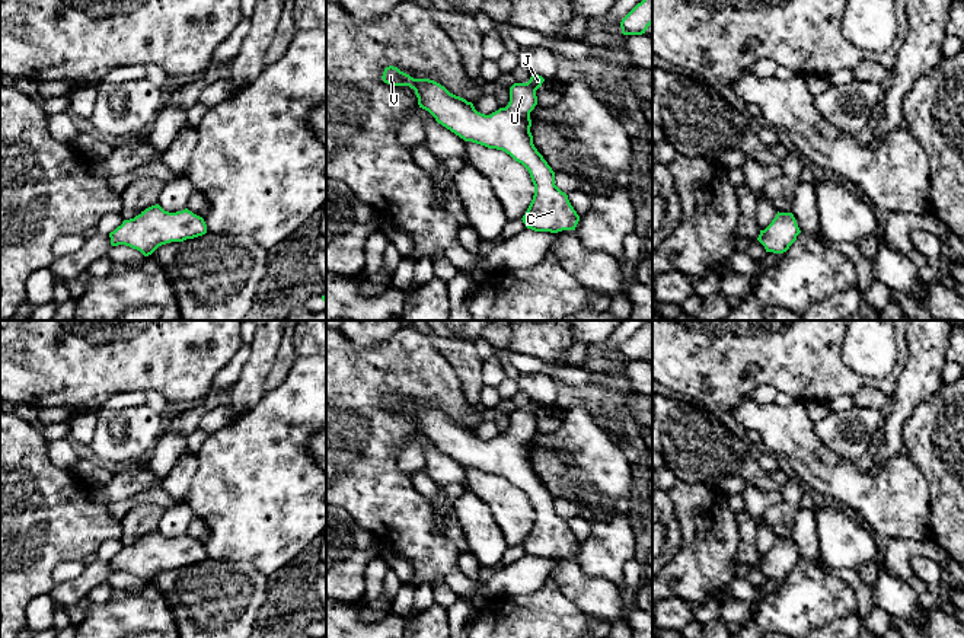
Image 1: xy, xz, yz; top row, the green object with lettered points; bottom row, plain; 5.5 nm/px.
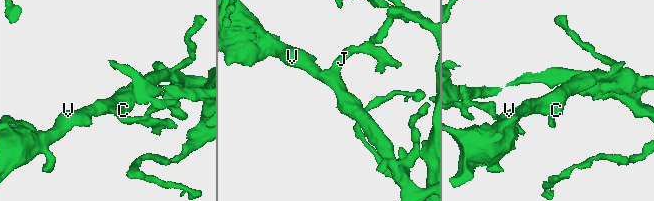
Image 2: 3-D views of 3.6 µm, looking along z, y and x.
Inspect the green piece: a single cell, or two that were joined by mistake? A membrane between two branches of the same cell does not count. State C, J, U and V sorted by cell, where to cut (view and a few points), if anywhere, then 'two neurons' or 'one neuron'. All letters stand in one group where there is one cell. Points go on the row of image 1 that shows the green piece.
groups C U V / J; cut xz (468, 102), (469, 137); two neurons

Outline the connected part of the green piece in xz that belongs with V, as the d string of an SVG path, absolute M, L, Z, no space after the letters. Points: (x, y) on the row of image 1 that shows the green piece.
M393 66L384 68L382 79L390 86L414 89L419 108L428 111L438 124L465 141L502 150L529 170L534 195L521 218L527 229L550 233L575 230L580 216L568 195L555 185L555 172L533 144L530 133L530 112L536 106L533 87L526 83L513 84L508 105L491 115L476 111L472 117L475 125L469 130L469 102L450 93L440 83L414 79Z

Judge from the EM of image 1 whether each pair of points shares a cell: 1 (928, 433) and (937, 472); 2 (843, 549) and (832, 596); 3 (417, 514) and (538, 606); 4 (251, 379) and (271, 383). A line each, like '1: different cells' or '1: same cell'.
1: same cell
2: different cells
3: different cells
4: different cells

